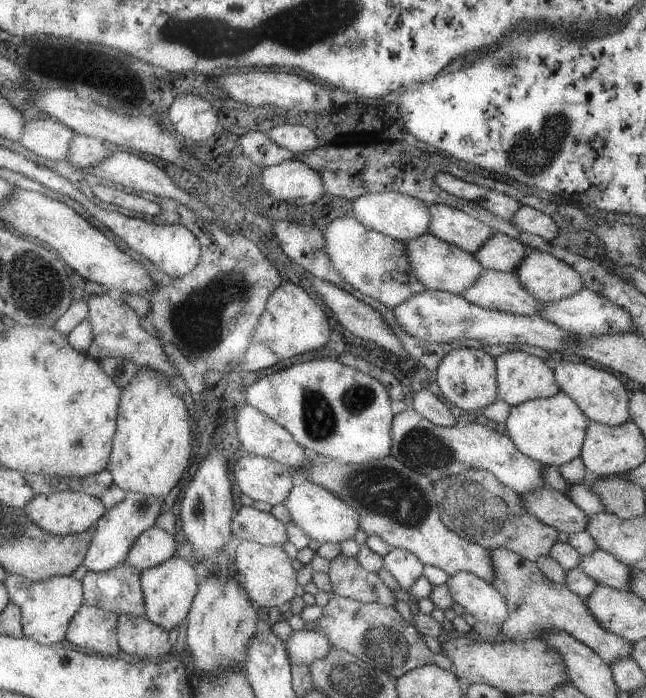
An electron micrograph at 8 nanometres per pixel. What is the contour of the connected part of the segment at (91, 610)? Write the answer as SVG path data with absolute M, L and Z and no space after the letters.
M85 603L71 621L67 643L87 653L117 658L122 651L119 642L119 615Z

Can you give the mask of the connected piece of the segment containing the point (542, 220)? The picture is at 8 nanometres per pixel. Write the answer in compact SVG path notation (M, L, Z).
M521 205L515 212L515 218L510 221L523 232L539 236L546 241L552 241L559 234L559 226L555 219L527 205Z

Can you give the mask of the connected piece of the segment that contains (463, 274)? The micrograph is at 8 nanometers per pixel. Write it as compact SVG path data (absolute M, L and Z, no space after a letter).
M433 233L423 234L419 238L409 240L407 244L407 256L411 258L411 264L415 268L415 276L427 286L427 289L448 291L455 295L465 296L471 286L483 276L485 266L475 258L475 253L463 250L455 244L449 244L446 240L435 236Z

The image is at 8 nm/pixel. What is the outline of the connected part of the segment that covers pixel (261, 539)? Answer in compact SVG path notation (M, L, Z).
M241 506L232 520L232 528L241 540L279 546L289 542L285 522L281 522L271 513L262 512L251 506Z

